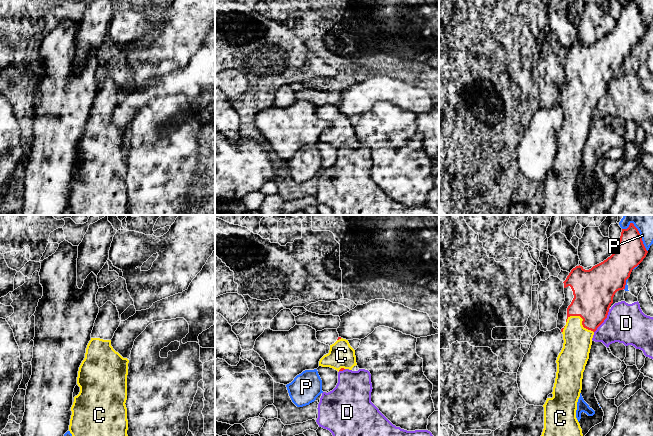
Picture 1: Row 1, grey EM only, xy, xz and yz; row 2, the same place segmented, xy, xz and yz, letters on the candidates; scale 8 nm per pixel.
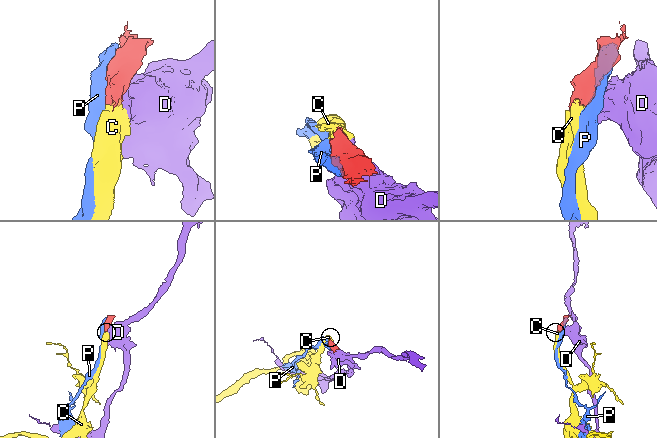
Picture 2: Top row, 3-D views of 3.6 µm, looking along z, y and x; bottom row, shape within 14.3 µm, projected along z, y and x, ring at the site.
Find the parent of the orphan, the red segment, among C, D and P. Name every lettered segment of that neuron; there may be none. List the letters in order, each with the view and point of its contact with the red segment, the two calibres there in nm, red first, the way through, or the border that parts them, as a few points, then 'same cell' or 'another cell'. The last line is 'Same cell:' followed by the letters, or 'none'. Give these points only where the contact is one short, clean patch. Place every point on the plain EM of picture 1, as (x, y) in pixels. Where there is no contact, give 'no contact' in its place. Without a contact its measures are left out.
C: meets red in yz at (583, 96); 320 nm thick on the red side, 220 nm on the other; runs through yz (593, 67), (590, 83), (583, 96), (577, 109), (577, 119); same cell
D: meets red in yz at (603, 97); 320 nm thick on the red side, 320 nm on the other; border along yz (609, 85), (606, 94), (594, 108); another cell
P: meets red in yz at (641, 14); 240 nm thick on the red side, 110 nm on the other; another cell
Same cell: C

